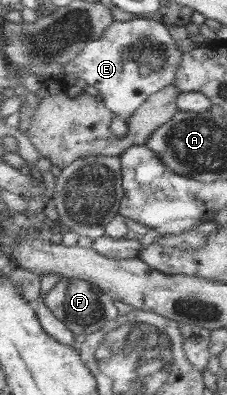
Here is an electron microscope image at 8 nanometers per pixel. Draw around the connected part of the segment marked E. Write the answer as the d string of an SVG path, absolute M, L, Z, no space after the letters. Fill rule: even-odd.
M139 16L128 22L113 22L103 34L75 57L71 64L62 68L62 76L83 79L87 85L99 92L99 98L113 112L109 130L115 138L127 134L127 118L149 95L171 85L181 52L166 25L153 20L151 16Z

